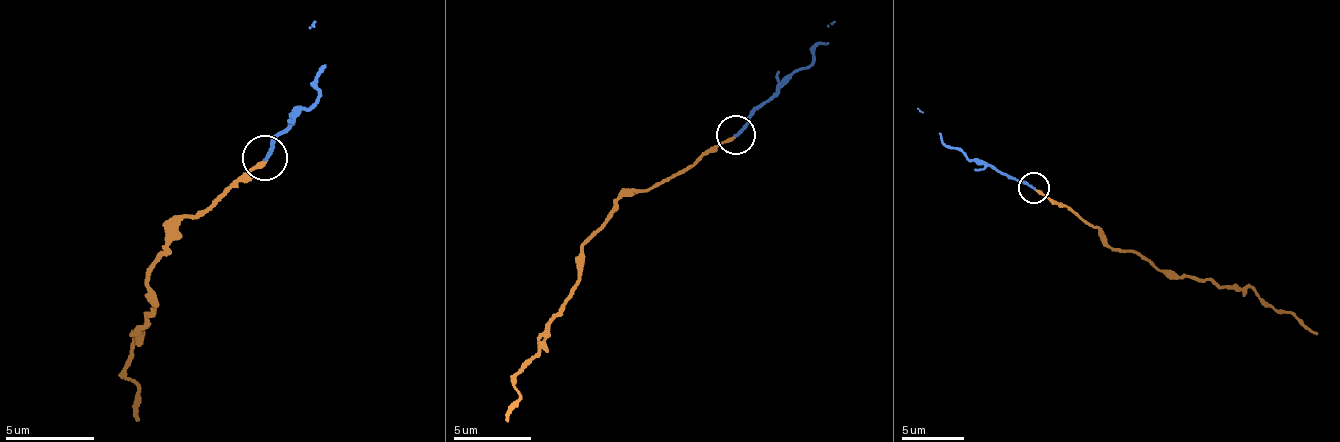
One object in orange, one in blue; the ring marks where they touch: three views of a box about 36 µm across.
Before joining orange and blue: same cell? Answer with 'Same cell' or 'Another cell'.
Same cell

